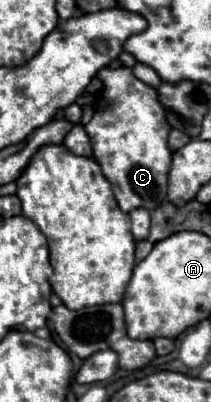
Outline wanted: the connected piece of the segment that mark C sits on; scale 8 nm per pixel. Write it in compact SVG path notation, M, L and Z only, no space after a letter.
M104 67L98 71L98 79L104 83L104 91L96 101L92 121L84 127L94 147L94 159L100 163L124 213L134 209L154 211L166 199L172 163L172 151L166 143L170 125L162 115L158 93L154 87L136 79L128 67Z

